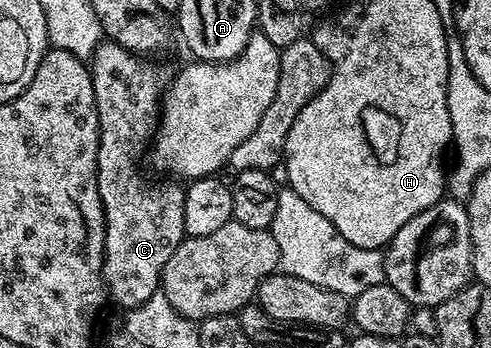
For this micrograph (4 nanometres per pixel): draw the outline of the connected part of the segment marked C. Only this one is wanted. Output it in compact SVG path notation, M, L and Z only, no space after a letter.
M103 41L88 63L98 114L98 192L106 214L106 253L102 280L106 283L107 296L115 299L122 309L144 305L148 297L160 290L162 270L164 265L168 265L168 257L172 257L174 250L187 238L184 229L186 187L178 181L142 183L138 176L138 158L142 155L142 146L151 142L157 128L162 96L168 86L165 69L152 60L113 41Z

